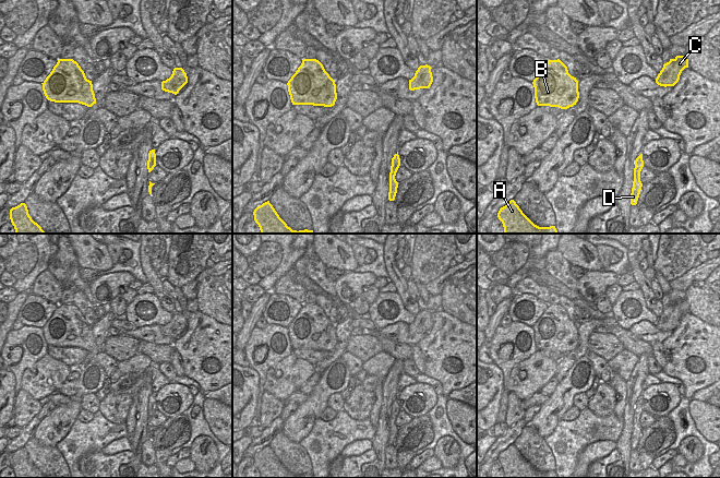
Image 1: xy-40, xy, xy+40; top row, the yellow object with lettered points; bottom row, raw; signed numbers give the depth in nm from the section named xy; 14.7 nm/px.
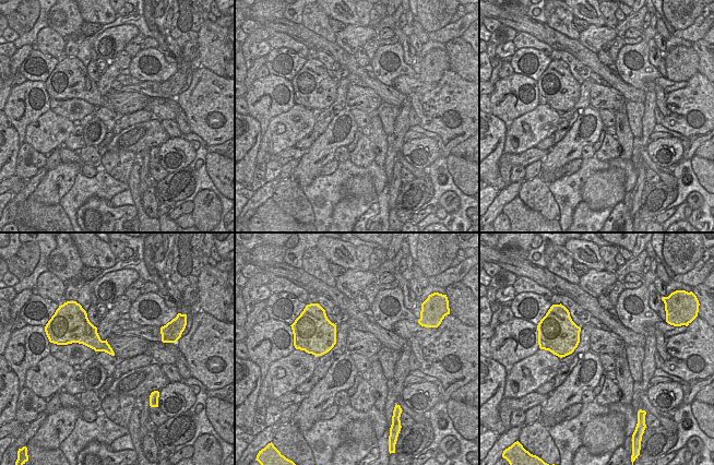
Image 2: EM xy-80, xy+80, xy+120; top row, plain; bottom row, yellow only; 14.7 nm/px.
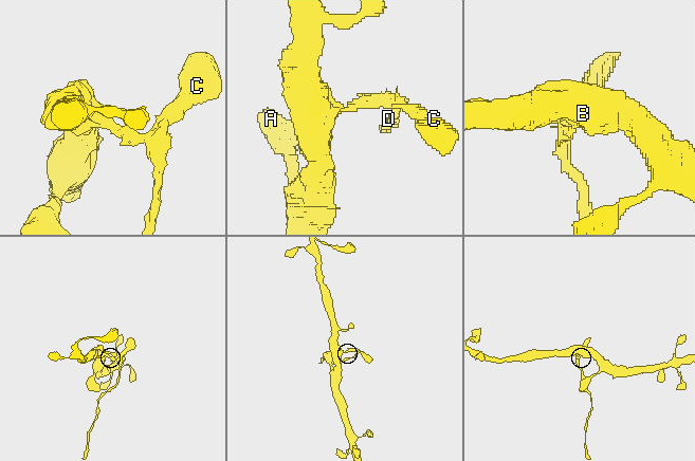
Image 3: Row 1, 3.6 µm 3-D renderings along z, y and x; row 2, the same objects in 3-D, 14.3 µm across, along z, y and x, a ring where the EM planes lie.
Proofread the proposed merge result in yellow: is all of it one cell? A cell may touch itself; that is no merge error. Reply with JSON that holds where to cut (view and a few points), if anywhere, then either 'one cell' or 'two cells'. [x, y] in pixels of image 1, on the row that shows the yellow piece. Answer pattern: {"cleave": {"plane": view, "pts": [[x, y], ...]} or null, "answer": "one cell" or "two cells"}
{"cleave": {"plane": "xy+40", "pts": [[634, 170], [639, 177]]}, "answer": "two cells"}

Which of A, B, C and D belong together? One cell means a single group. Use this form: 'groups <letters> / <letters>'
groups A B C / D

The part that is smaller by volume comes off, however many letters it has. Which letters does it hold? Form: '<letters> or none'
D

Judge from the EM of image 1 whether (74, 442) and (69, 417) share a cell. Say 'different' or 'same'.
different

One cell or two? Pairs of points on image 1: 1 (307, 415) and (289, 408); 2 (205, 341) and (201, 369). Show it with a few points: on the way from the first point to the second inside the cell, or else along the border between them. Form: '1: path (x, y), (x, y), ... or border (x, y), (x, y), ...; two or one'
1: border (298, 405), (284, 421); two
2: path (205, 347), (205, 356), (201, 362); one

